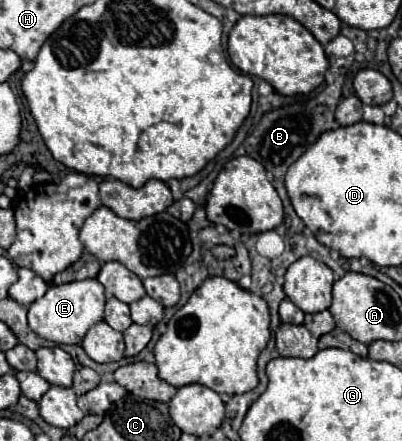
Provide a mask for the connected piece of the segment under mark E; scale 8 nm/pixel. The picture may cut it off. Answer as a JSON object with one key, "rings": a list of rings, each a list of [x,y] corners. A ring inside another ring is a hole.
{"rings":[[[96,278],[48,286],[48,292],[28,306],[28,326],[38,336],[56,344],[80,344],[88,328],[104,318],[104,288]]]}

